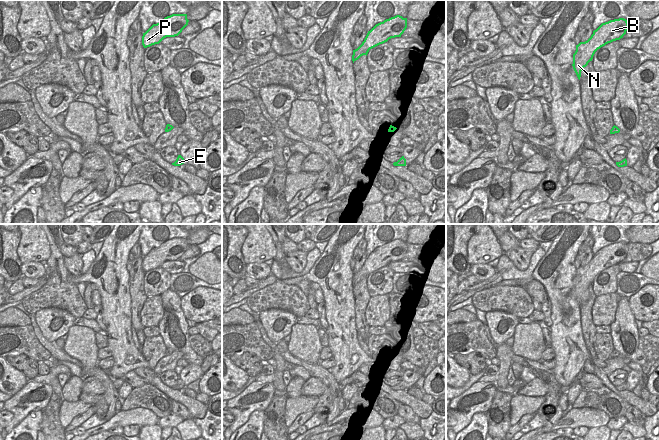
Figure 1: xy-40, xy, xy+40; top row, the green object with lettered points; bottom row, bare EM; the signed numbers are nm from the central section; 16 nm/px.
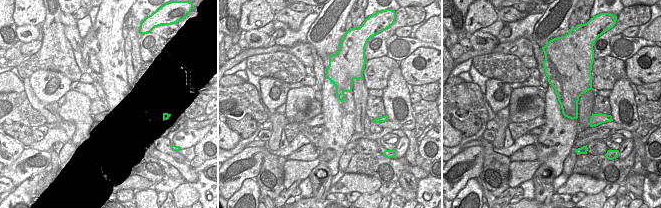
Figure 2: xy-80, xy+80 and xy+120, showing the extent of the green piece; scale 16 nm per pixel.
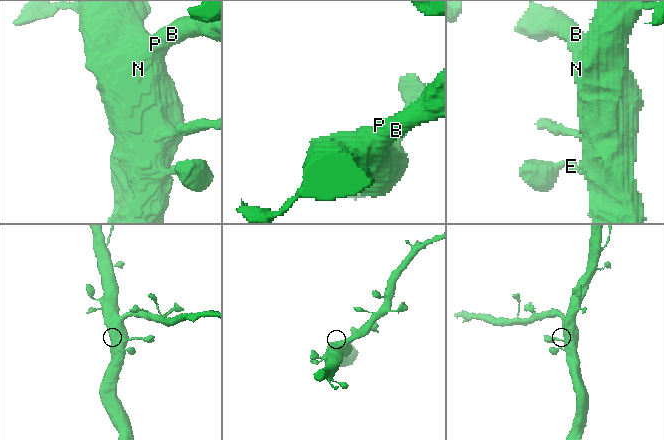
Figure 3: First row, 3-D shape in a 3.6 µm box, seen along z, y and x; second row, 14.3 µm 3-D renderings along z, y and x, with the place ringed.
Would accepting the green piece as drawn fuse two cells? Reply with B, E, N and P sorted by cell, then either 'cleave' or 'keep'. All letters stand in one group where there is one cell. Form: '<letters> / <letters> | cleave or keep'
B E N P | keep

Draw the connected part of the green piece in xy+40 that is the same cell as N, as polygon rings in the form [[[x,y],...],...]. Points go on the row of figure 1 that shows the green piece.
[[[624,18],[610,20],[594,30],[587,41],[576,45],[572,66],[579,80],[581,71],[592,61],[595,52],[606,44],[623,38],[627,27],[628,22]]]

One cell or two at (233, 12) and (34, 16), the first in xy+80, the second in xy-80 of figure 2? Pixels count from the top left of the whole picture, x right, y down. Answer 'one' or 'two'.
two

